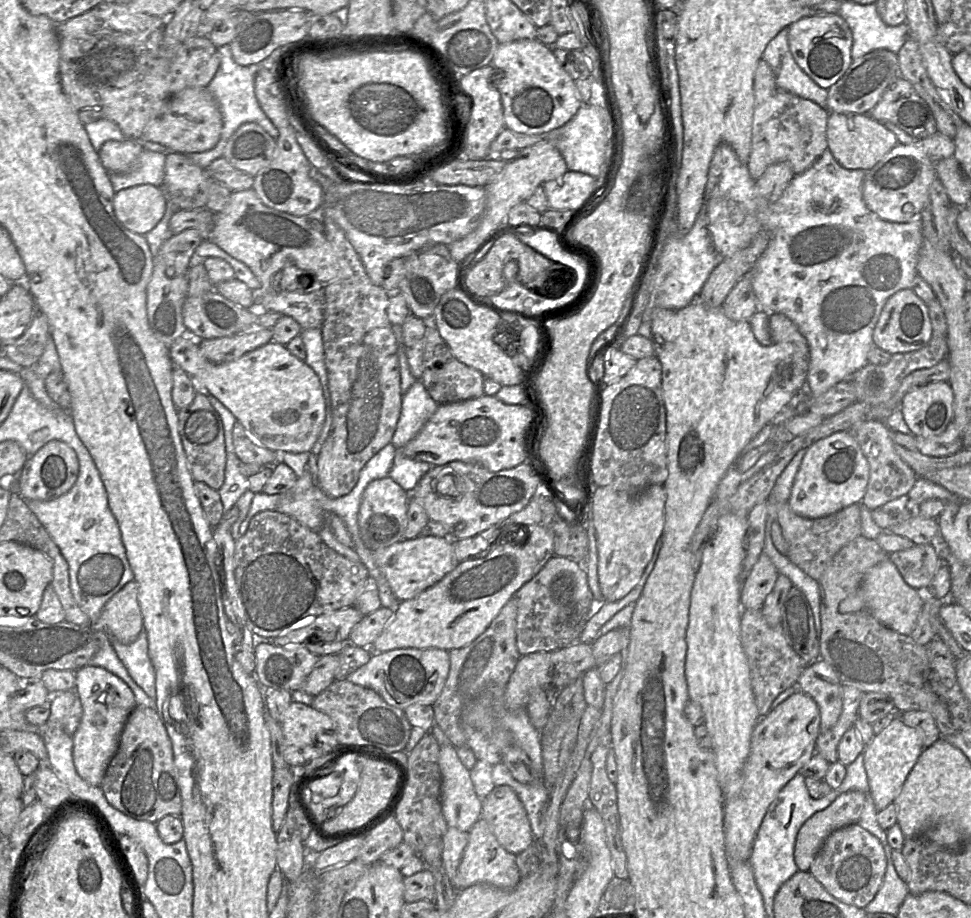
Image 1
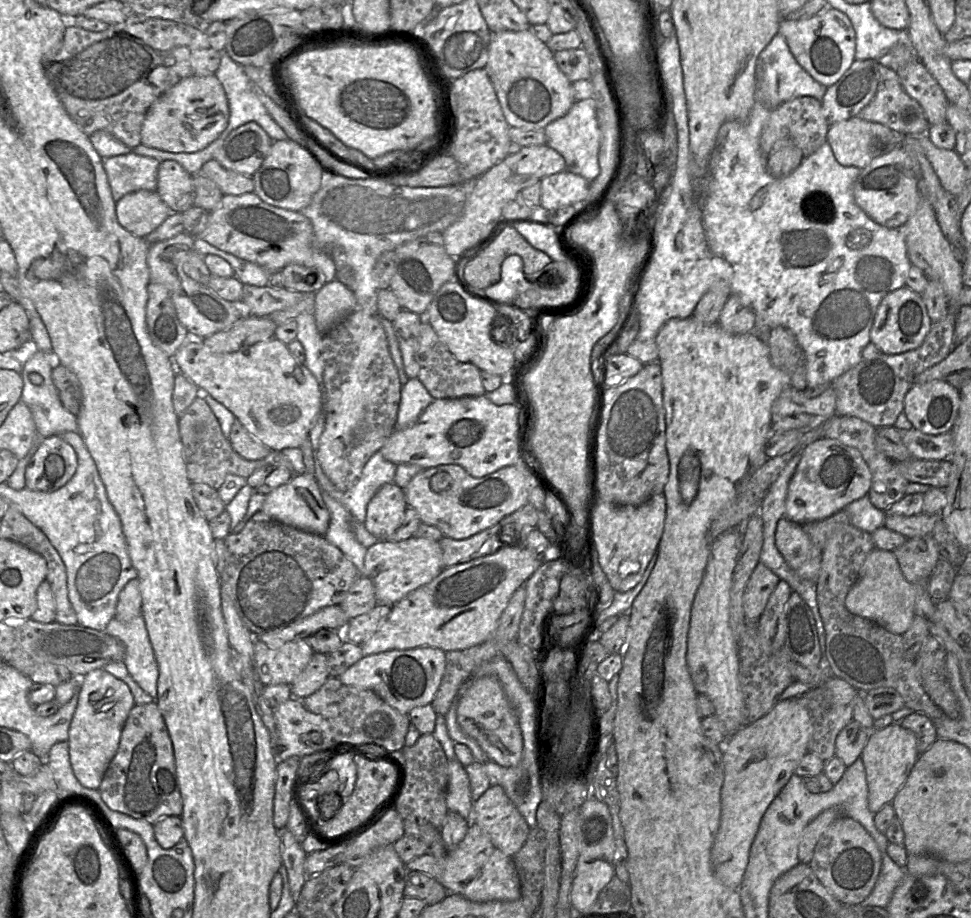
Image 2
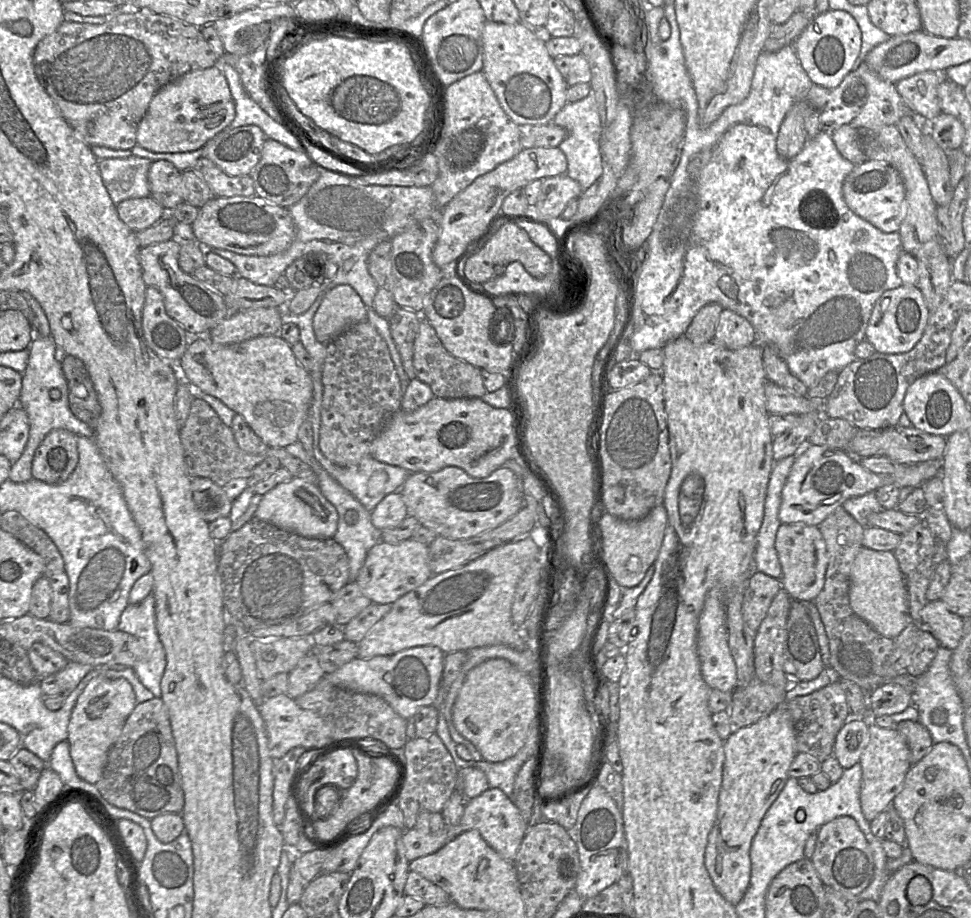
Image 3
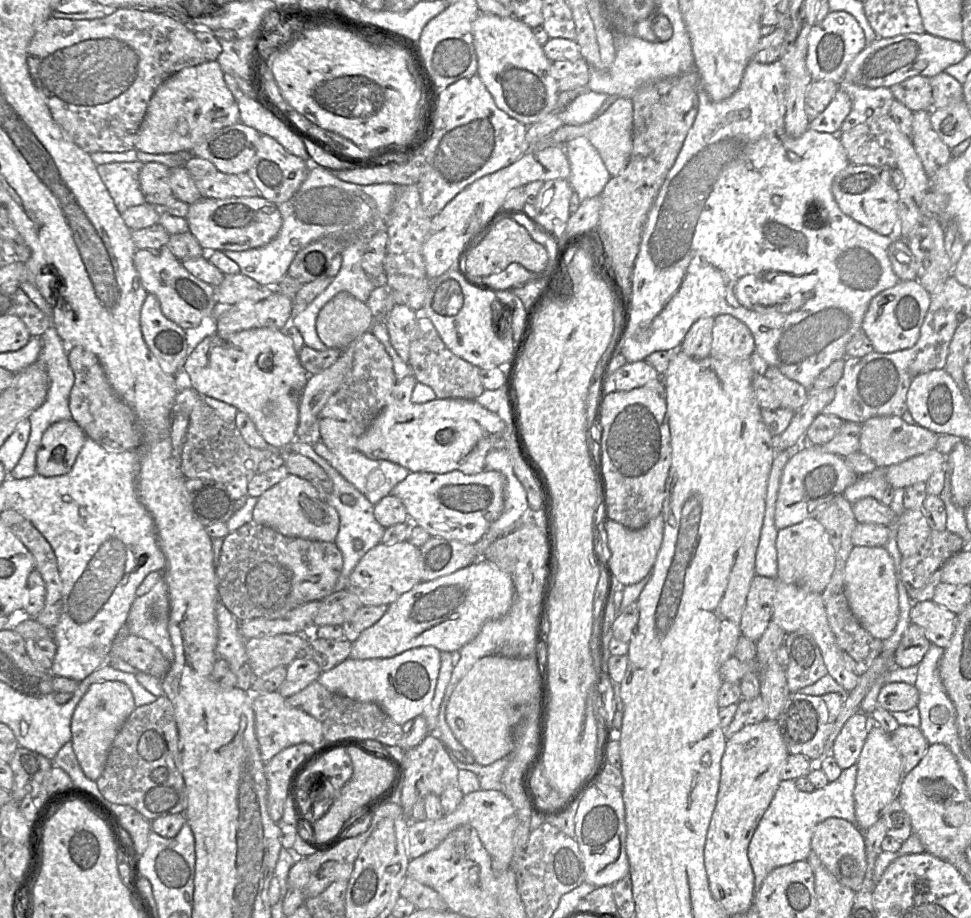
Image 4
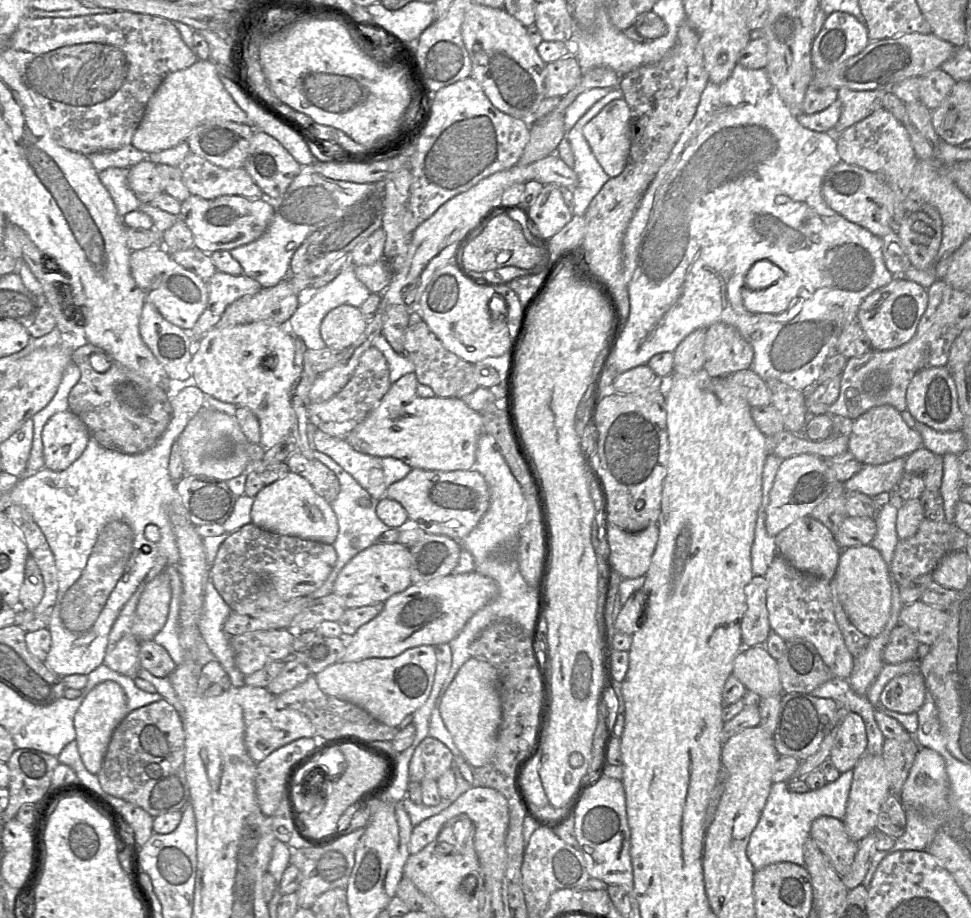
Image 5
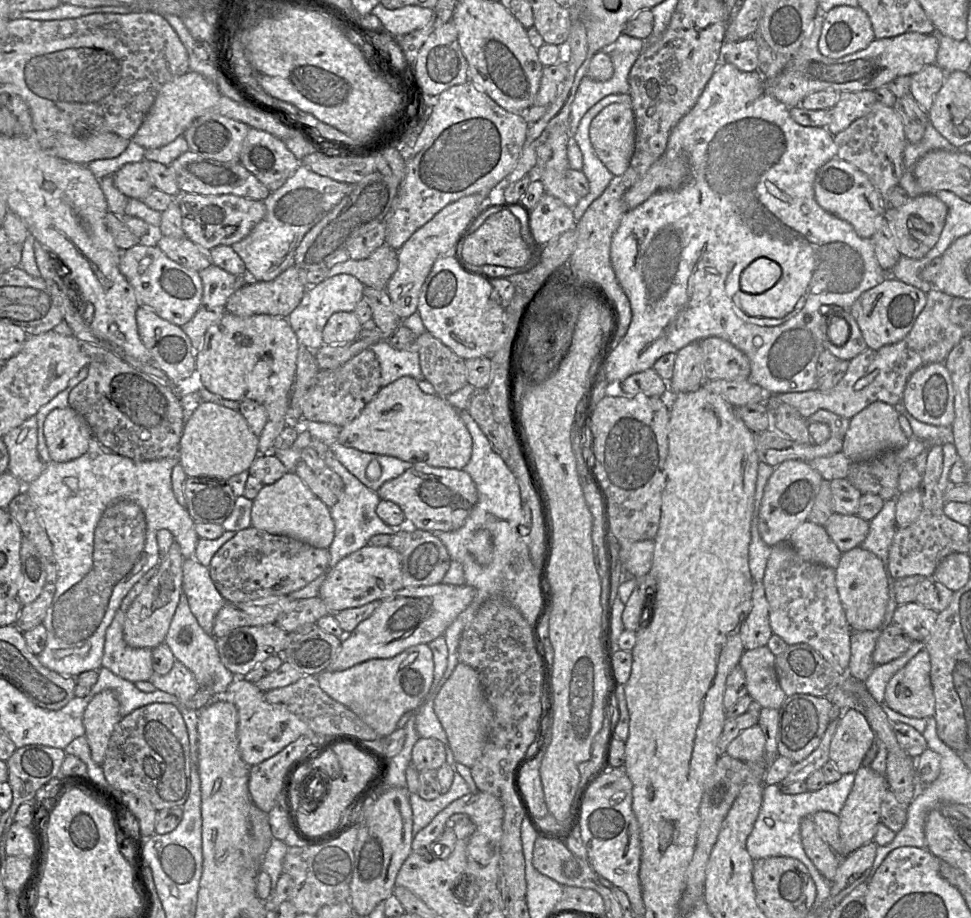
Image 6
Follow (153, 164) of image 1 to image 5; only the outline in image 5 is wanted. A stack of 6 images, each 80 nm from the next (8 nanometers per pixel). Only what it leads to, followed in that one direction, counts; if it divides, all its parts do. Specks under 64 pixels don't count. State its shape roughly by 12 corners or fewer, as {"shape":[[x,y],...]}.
{"shape":[[129,168],[98,173],[123,218],[141,202],[128,185]]}

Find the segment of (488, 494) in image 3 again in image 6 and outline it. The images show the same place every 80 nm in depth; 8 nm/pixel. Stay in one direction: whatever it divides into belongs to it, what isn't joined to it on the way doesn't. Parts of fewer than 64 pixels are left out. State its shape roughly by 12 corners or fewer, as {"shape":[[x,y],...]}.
{"shape":[[413,464],[377,491],[422,531],[461,528],[477,502],[463,469]]}

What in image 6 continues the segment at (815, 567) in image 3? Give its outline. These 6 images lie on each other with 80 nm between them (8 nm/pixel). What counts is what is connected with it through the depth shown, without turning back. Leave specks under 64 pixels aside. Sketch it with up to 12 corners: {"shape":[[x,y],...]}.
{"shape":[[806,520],[787,541],[802,559],[833,569],[842,552]]}

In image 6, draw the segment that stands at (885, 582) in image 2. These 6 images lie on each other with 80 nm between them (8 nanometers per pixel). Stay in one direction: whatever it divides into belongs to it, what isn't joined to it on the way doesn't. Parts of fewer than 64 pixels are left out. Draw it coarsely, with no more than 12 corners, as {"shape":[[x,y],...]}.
{"shape":[[858,546],[842,553],[835,572],[850,628],[883,623],[889,570]]}

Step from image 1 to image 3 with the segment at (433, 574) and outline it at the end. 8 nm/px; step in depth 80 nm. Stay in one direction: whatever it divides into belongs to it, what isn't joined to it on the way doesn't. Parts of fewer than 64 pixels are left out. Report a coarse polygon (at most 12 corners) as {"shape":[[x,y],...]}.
{"shape":[[379,542],[356,582],[393,604],[433,576],[428,546]]}

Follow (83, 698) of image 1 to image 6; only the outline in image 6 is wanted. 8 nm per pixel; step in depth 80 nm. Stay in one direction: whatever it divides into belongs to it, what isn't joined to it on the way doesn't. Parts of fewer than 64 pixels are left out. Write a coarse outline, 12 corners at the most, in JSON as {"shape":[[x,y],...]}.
{"shape":[[111,690],[87,705],[83,725],[91,757],[103,764],[120,720]]}

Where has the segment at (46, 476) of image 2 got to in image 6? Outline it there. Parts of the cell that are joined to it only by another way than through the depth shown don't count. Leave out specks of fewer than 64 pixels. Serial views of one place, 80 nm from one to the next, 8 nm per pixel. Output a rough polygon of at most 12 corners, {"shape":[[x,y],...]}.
{"shape":[[68,406],[48,414],[50,461],[87,452],[93,433]]}

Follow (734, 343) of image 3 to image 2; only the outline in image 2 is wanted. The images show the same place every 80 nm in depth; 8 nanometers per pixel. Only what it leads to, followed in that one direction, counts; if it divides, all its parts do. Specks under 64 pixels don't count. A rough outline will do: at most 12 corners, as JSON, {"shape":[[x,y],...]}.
{"shape":[[730,295],[718,325],[730,334],[754,331],[756,316]]}

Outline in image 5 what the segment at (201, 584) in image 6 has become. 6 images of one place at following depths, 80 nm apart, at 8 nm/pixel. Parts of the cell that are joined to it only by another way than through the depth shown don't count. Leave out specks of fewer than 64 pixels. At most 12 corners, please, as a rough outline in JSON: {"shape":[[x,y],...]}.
{"shape":[[209,580],[200,633],[228,674],[246,685],[236,667],[224,623],[231,611]]}

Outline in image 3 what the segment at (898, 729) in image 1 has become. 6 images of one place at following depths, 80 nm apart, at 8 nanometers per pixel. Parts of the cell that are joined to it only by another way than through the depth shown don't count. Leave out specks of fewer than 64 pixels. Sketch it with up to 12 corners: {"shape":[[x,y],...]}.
{"shape":[[872,723],[861,810],[871,822],[892,805],[911,767],[895,727]]}

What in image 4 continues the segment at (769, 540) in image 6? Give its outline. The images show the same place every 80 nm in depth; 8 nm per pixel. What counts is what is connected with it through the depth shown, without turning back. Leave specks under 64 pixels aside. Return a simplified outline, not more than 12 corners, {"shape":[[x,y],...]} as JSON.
{"shape":[[821,446],[793,450],[775,526],[816,519],[859,476]]}

